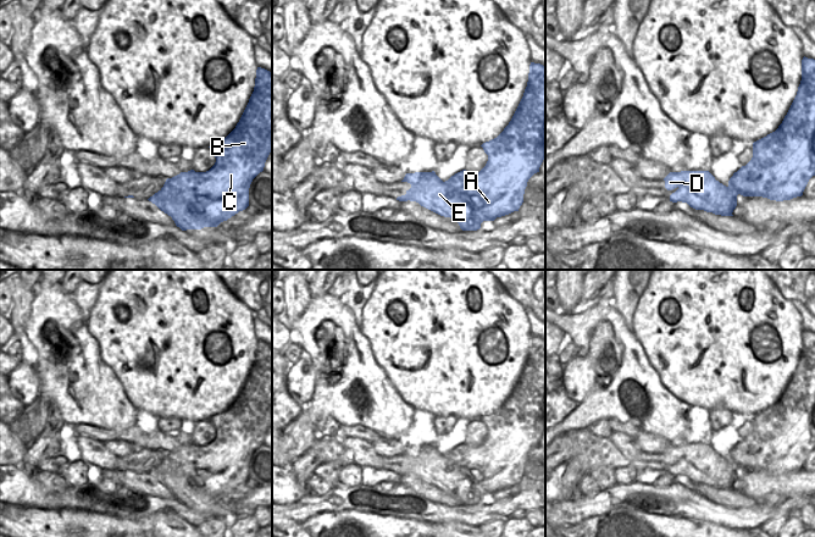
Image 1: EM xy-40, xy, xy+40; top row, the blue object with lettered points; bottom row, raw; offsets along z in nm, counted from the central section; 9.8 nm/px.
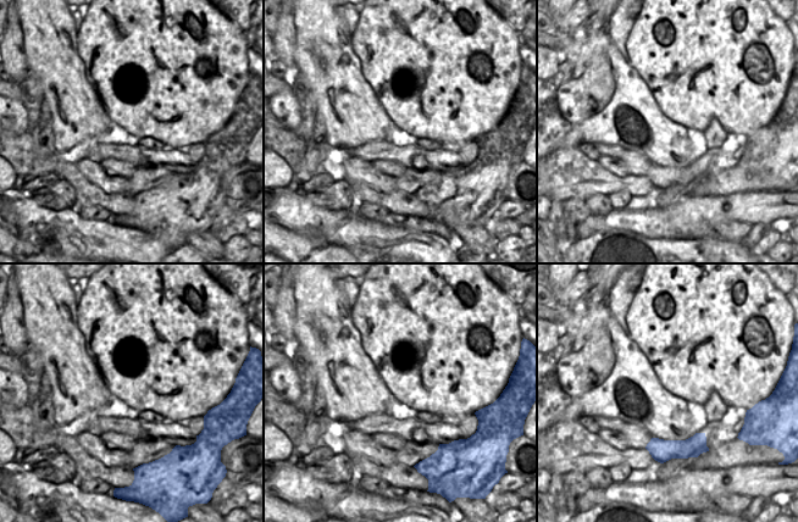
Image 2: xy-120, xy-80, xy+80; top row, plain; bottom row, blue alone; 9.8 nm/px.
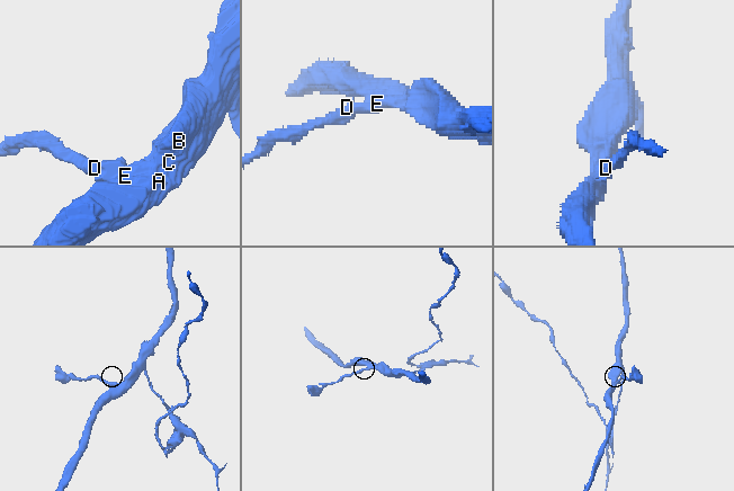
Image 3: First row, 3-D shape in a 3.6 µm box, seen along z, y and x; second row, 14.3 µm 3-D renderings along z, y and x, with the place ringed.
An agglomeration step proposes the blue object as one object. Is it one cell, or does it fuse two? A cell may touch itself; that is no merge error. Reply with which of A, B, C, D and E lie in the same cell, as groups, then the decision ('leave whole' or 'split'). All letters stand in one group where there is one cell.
groups A B C / D E; split

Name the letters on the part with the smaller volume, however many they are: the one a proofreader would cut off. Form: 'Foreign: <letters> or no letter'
Foreign: D, E

